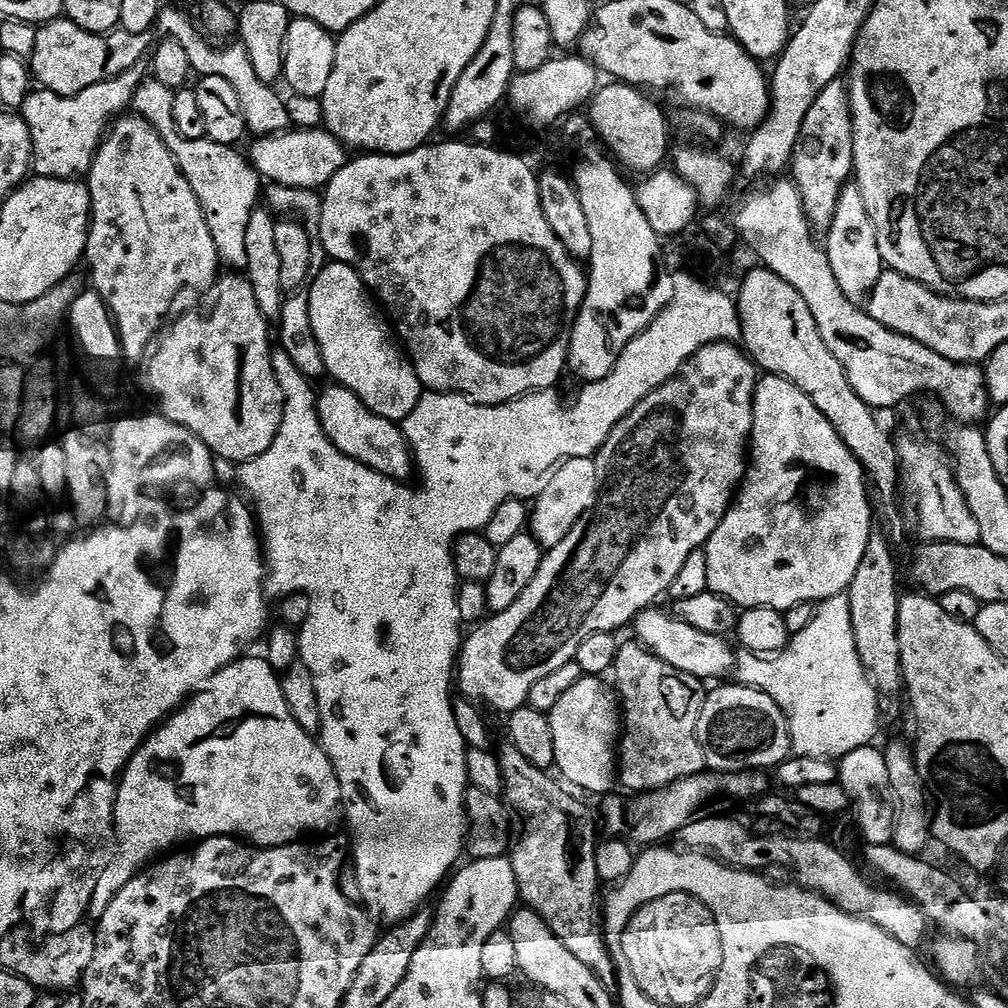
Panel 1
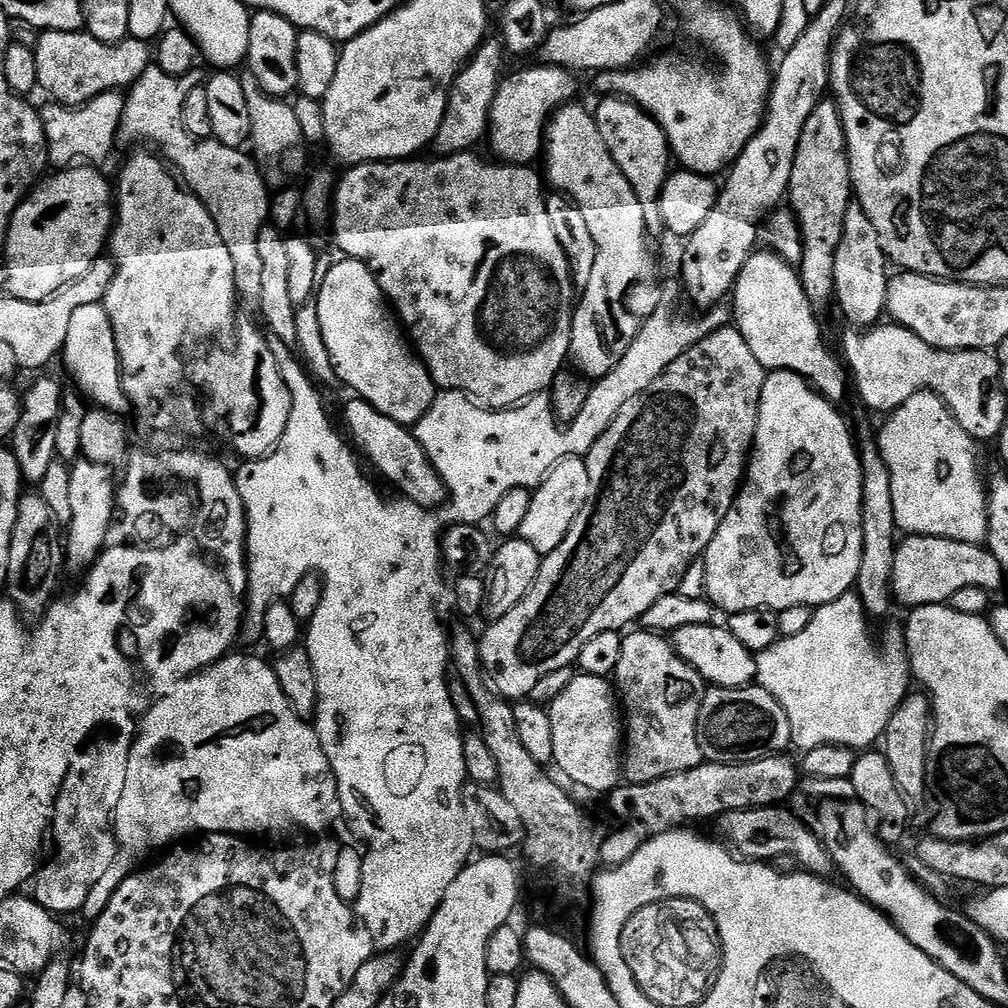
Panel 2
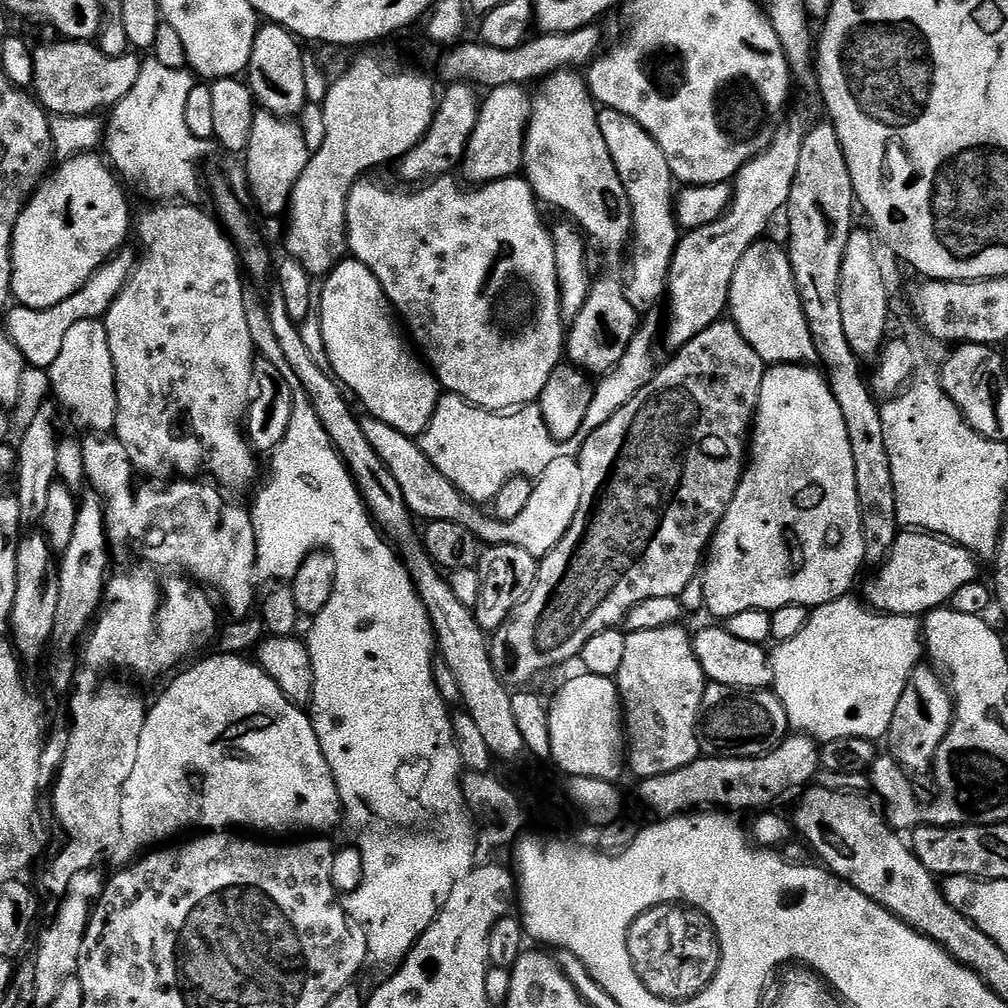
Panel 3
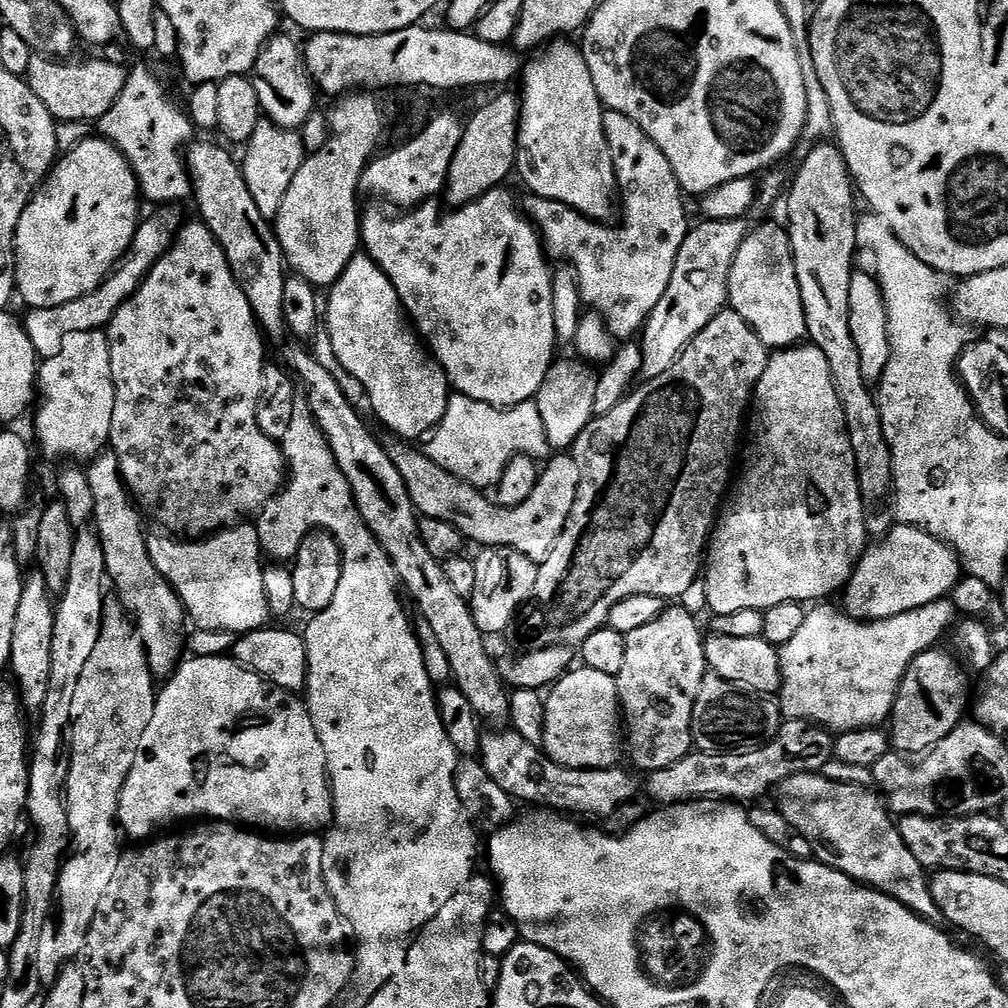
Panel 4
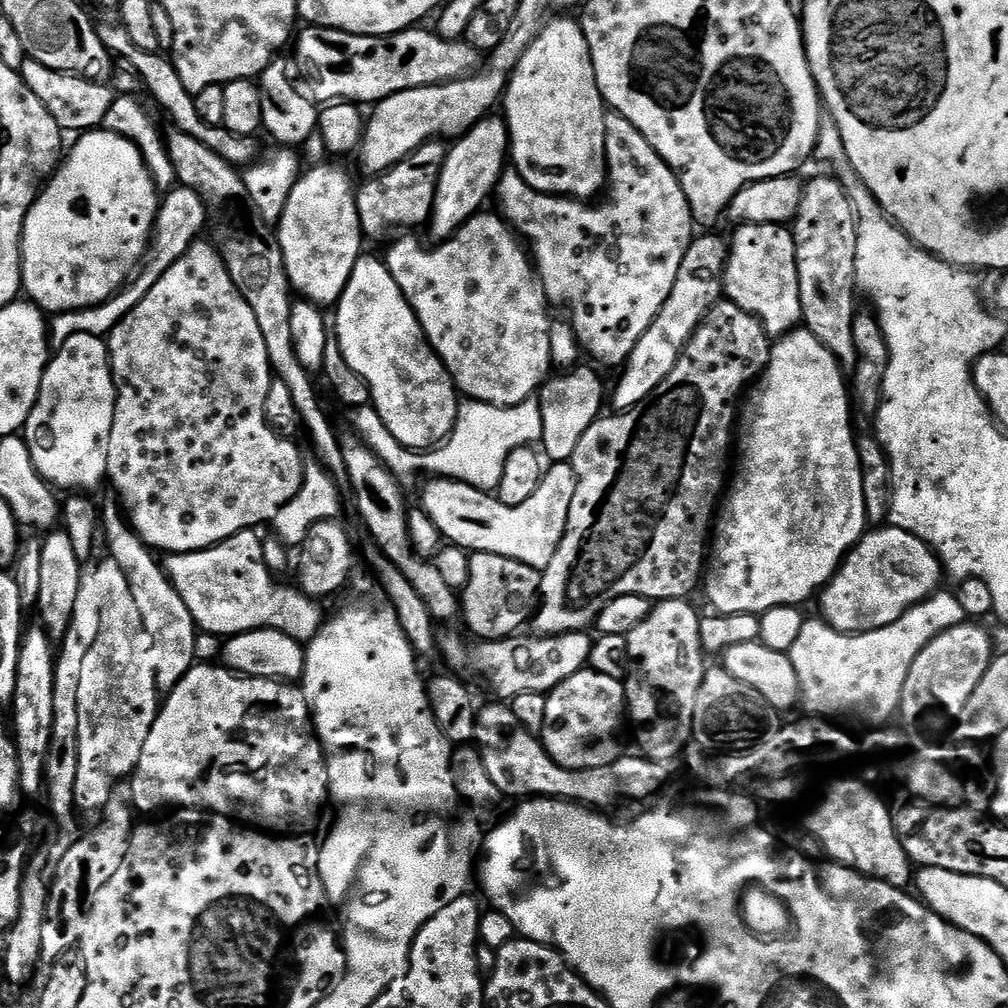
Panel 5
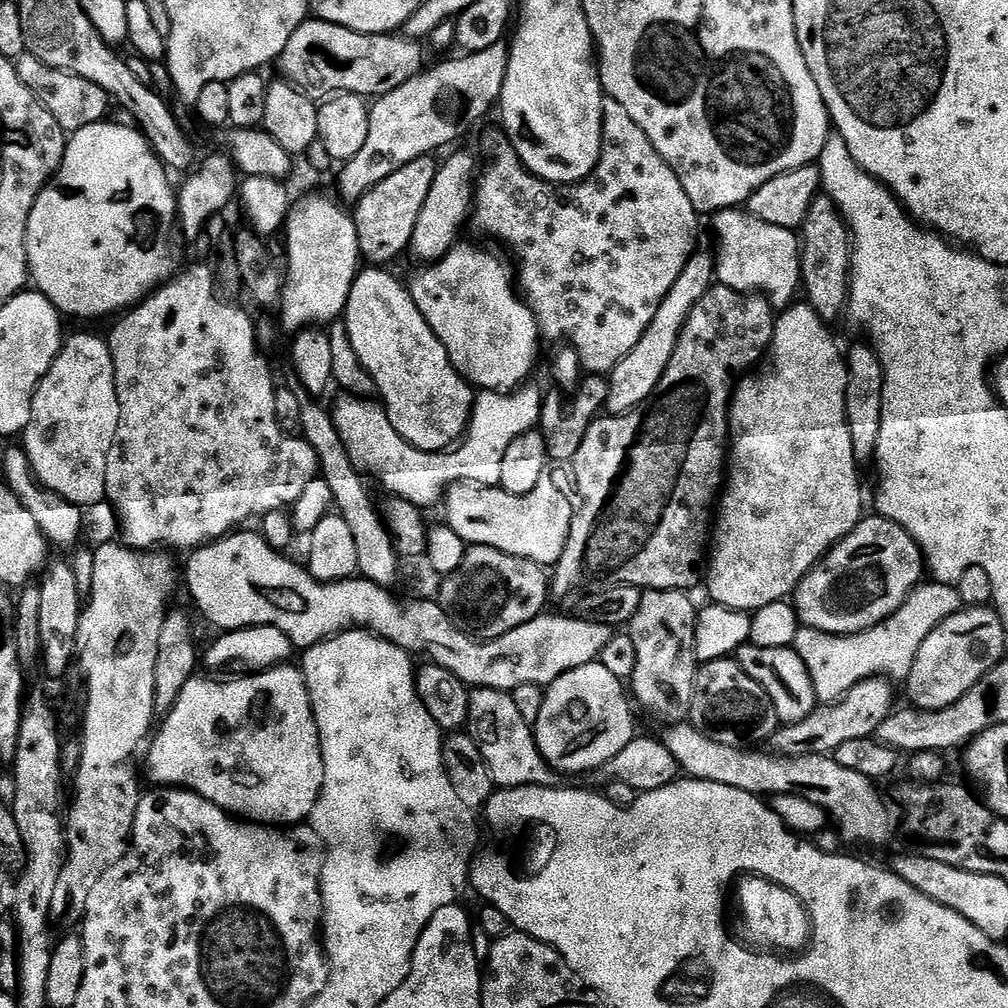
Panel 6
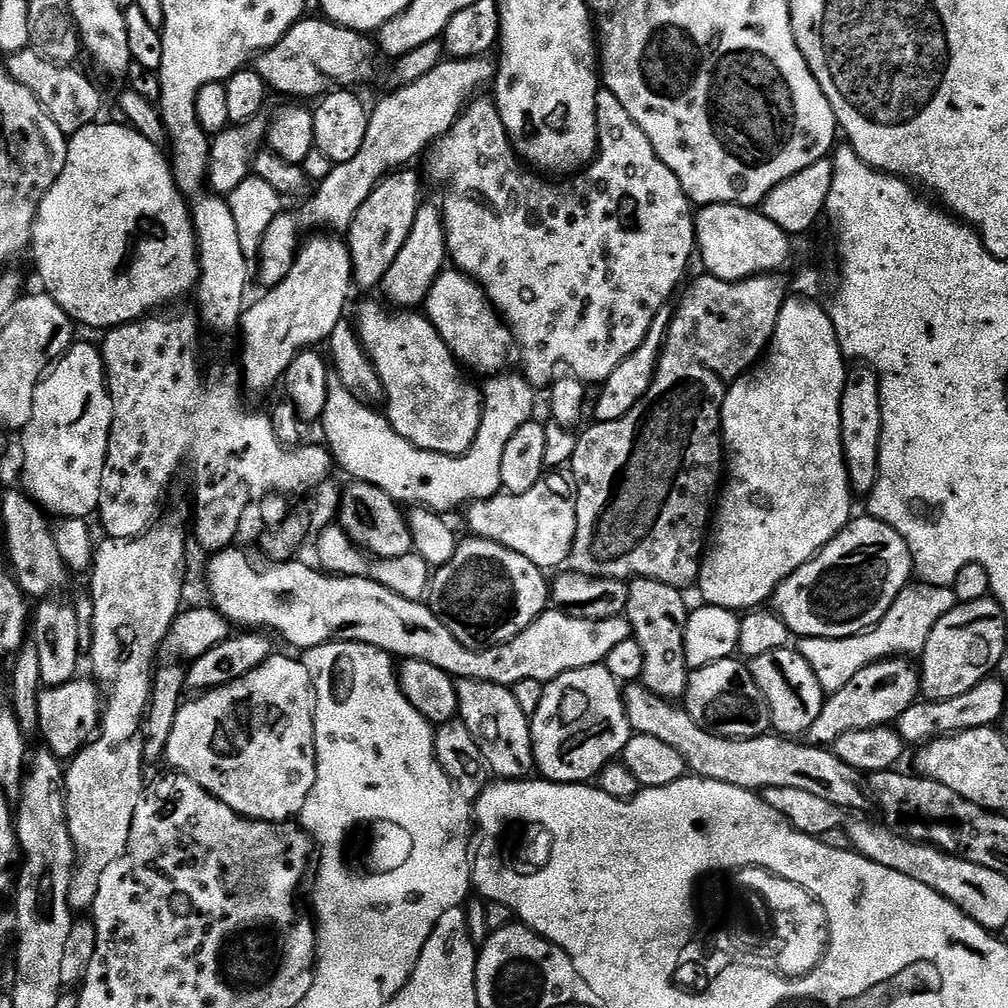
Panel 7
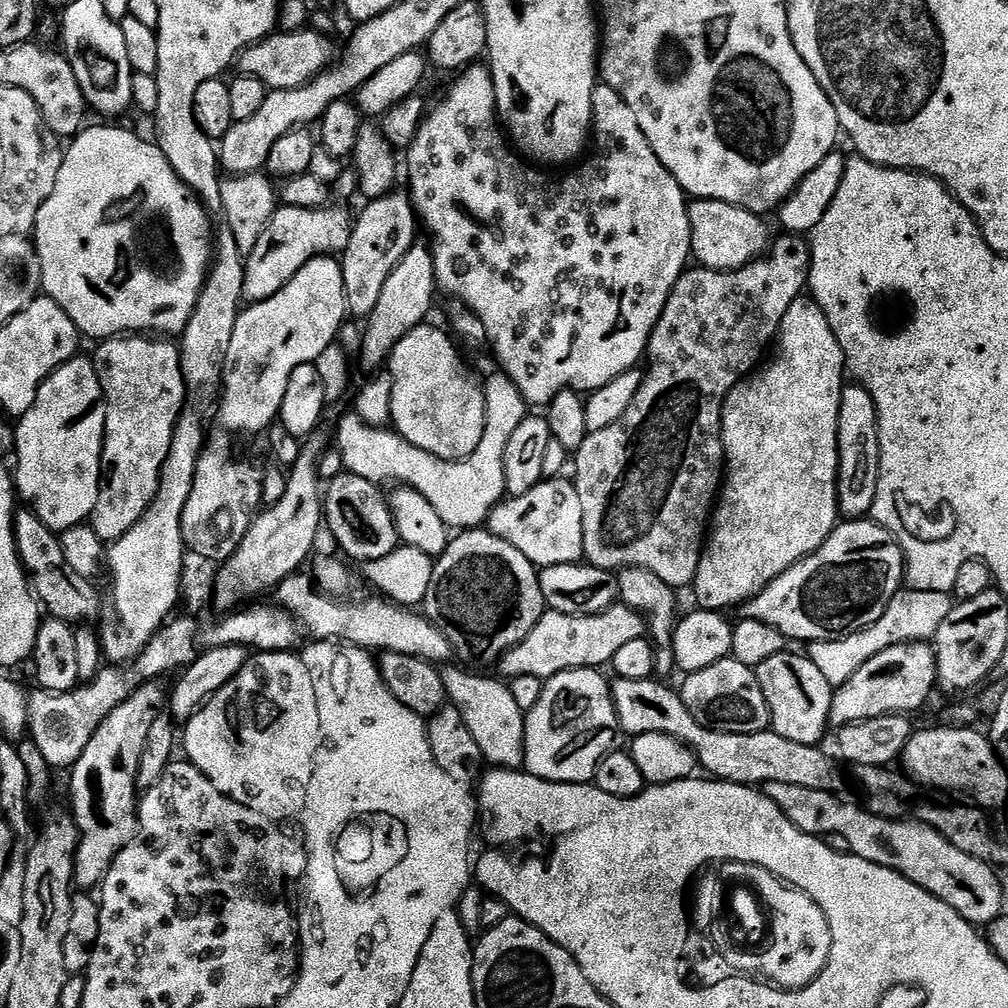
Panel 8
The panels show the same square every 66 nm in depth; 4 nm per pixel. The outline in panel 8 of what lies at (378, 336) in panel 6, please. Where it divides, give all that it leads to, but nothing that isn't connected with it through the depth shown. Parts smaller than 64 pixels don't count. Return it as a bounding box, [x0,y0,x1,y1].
[386,322,488,460]

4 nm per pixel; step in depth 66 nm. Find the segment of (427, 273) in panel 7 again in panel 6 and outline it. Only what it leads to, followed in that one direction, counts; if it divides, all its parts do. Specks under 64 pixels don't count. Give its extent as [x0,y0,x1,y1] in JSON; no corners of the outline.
[410,152,478,262]

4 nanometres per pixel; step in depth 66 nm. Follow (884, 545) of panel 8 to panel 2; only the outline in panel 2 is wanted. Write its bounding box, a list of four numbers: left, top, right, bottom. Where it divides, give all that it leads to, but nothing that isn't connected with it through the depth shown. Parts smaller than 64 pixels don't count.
[892,535,1005,610]

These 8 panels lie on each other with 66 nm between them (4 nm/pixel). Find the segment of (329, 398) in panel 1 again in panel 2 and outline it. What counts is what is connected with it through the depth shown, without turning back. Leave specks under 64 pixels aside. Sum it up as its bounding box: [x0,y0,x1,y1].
[343,398,445,509]

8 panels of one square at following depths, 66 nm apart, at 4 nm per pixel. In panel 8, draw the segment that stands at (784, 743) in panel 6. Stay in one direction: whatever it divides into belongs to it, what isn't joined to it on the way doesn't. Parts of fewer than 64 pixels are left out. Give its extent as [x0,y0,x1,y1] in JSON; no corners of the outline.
[831,641,937,730]

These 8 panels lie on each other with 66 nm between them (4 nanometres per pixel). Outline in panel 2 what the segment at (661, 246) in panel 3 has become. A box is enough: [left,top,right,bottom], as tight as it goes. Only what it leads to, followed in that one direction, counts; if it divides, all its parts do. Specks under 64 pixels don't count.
[594,98,670,234]

